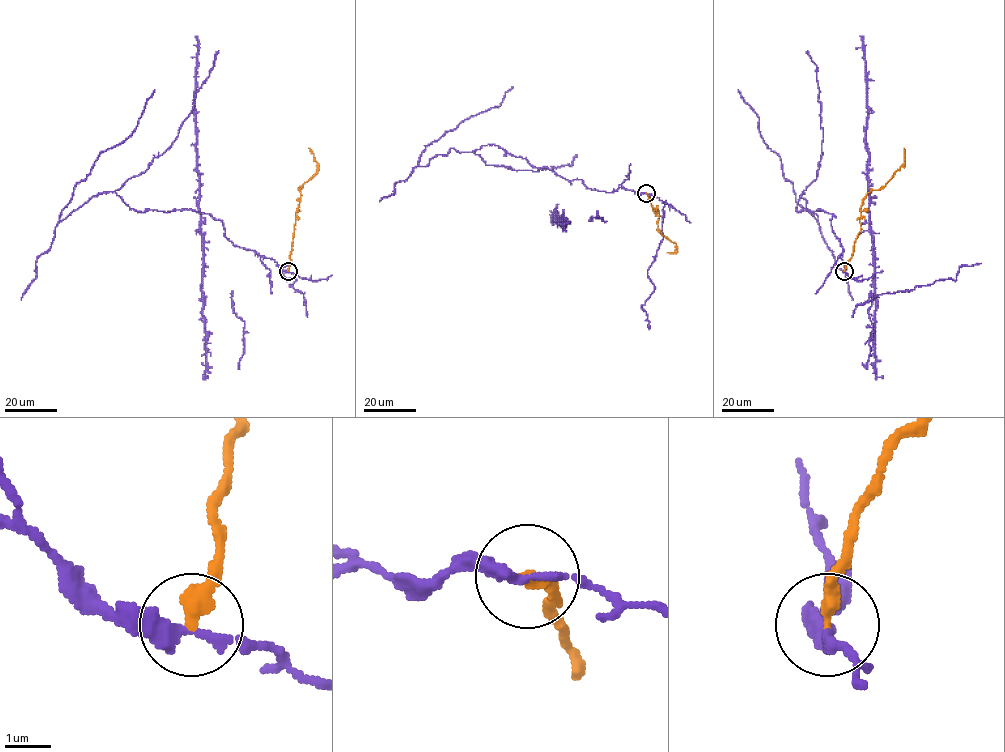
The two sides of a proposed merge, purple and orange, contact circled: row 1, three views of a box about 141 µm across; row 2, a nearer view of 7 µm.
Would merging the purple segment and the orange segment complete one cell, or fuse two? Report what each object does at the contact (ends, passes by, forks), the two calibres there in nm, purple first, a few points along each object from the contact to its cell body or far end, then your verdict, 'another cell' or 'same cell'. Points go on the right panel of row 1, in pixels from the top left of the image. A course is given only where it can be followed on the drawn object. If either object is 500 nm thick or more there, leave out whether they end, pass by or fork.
purple passes by; orange ends there; 280 nm thick on the purple side, 360 nm on the other; purple runs (845, 271), (832, 214), (796, 210), (803, 191), (818, 219), (796, 201), (738, 90); orange runs (845, 271), (861, 230), (860, 208), (864, 197), (872, 190), (881, 189), (904, 163), (903, 148); another cell

